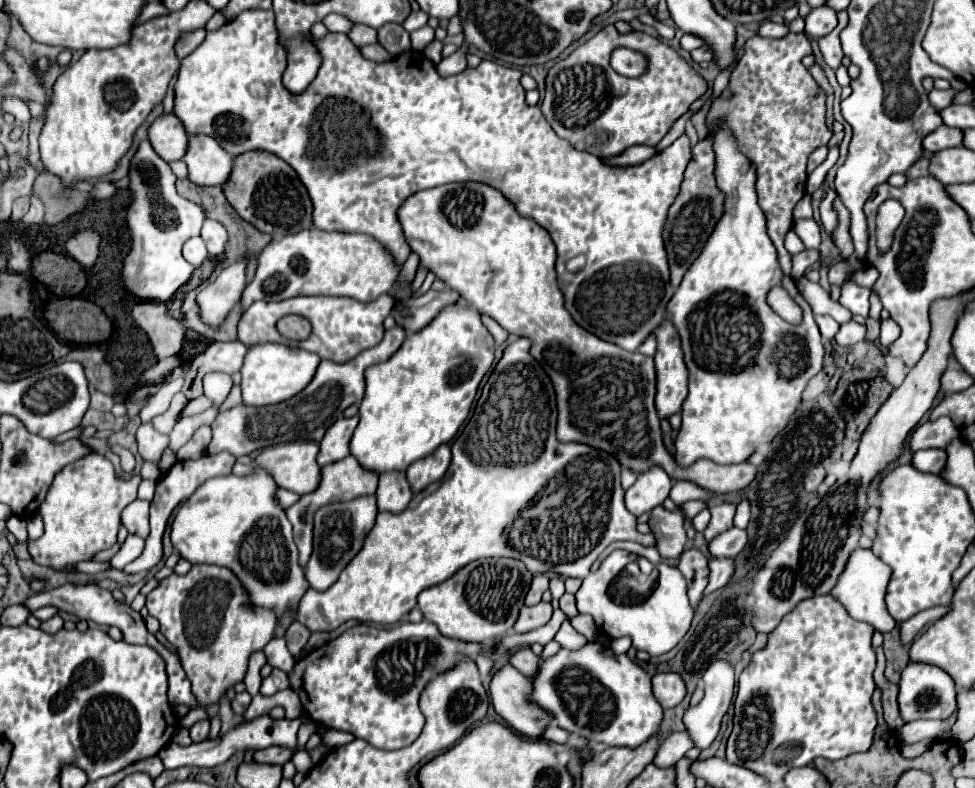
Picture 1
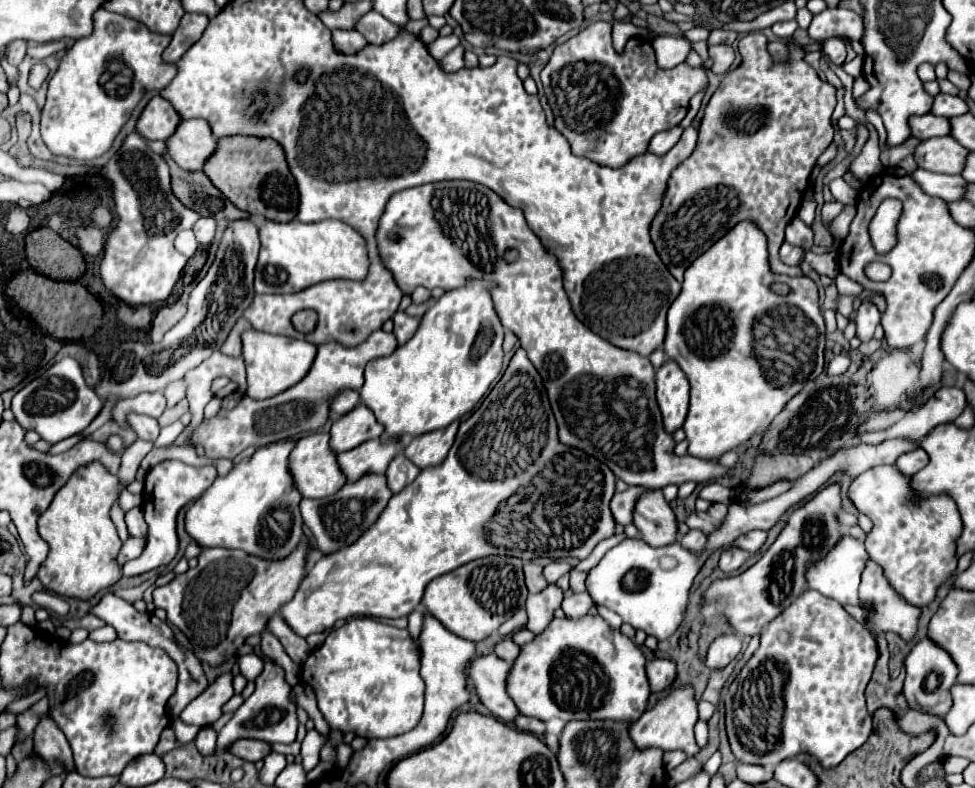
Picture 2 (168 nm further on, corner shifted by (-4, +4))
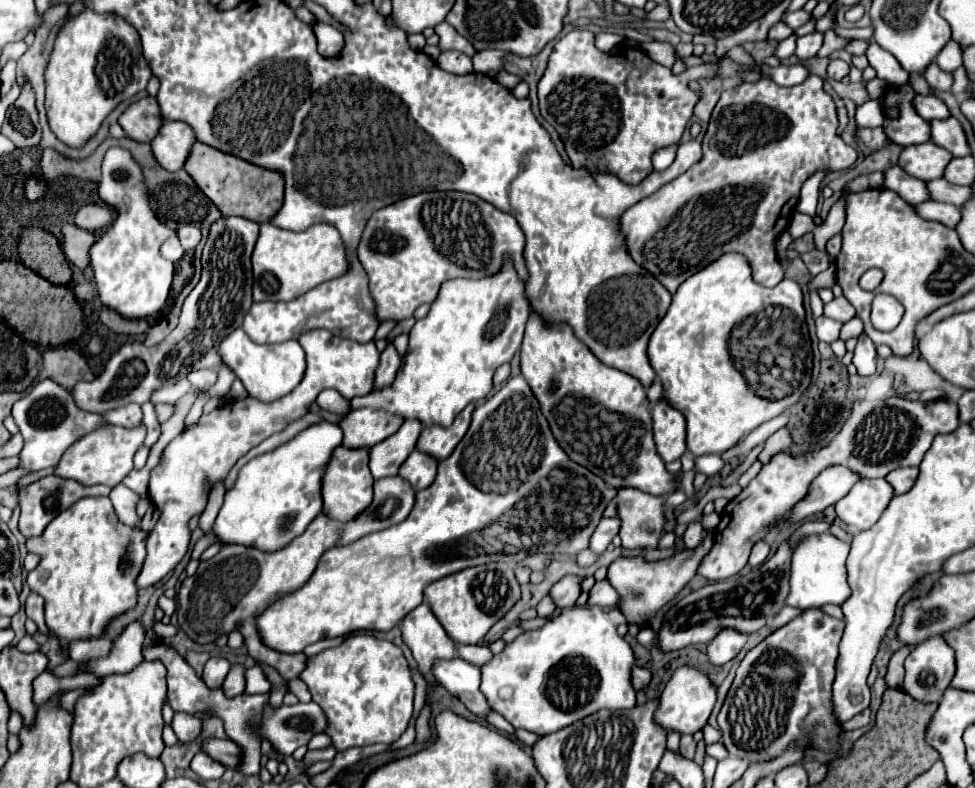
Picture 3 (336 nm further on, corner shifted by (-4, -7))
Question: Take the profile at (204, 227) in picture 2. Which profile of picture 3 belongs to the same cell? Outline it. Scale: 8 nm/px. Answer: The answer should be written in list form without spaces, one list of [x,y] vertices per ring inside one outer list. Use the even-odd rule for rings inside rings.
[[[183,225],[177,229],[177,237],[181,241],[181,247],[185,251],[191,251],[197,247],[197,243],[201,241],[201,231],[195,225]]]

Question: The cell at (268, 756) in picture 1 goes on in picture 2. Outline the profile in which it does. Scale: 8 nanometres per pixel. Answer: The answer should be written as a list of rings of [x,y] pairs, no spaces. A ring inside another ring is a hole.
[[[239,740],[235,742],[235,746],[229,748],[229,752],[233,752],[235,756],[249,760],[249,762],[257,762],[257,760],[265,760],[267,754],[271,754],[271,746],[267,742],[259,742],[259,740]]]

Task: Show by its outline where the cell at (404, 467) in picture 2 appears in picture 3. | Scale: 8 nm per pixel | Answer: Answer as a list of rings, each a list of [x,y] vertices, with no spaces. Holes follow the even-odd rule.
[[[415,449],[407,457],[407,461],[399,467],[399,475],[407,479],[415,487],[415,491],[421,491],[433,483],[437,475],[437,465],[439,465],[439,459]]]

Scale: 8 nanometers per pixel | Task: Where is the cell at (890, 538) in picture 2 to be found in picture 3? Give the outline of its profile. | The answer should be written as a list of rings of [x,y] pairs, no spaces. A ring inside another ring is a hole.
[[[861,479],[835,503],[835,513],[845,525],[863,531],[875,525],[891,497],[891,485],[885,479]]]

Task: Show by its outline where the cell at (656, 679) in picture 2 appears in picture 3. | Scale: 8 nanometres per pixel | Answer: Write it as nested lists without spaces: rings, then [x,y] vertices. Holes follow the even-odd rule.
[[[637,665],[631,667],[631,685],[635,689],[643,689],[645,685],[649,685],[649,681],[651,681],[649,669],[643,669],[643,667],[637,667]]]

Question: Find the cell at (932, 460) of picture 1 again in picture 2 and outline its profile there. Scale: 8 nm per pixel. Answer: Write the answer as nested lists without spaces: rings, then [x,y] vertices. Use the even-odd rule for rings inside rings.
[[[917,448],[915,452],[907,452],[903,456],[899,456],[897,460],[897,468],[907,474],[907,476],[913,476],[917,474],[919,470],[923,470],[929,462],[929,454],[923,450],[923,448]]]

